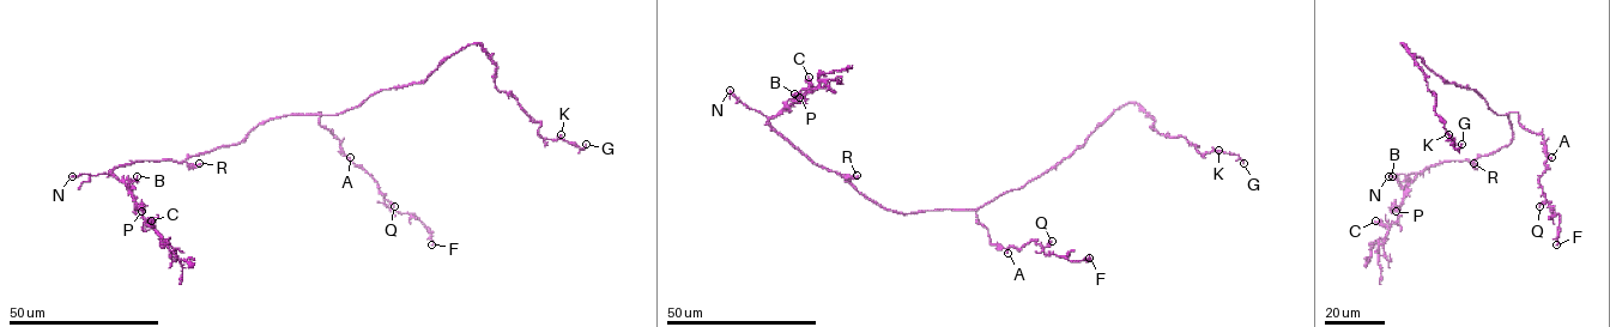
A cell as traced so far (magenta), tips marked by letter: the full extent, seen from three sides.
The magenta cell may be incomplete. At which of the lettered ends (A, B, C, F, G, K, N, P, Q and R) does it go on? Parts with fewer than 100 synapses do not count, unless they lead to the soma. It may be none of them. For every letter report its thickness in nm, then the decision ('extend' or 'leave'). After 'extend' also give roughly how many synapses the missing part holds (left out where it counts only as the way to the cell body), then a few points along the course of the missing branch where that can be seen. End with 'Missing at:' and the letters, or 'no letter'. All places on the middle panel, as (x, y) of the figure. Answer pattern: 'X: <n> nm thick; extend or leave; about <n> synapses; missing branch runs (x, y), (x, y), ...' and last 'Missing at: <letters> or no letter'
A: 190 nm thick; leave
B: 160 nm thick; leave
C: 120 nm thick; leave
F: 120 nm thick; leave
G: 160 nm thick; leave
K: 140 nm thick; leave
N: 220 nm thick; extend; missing branch runs (730, 90), (701, 89), (672, 111), (664, 113), (660, 123)
P: 170 nm thick; leave
Q: 130 nm thick; leave
R: 190 nm thick; leave
Missing at: N

